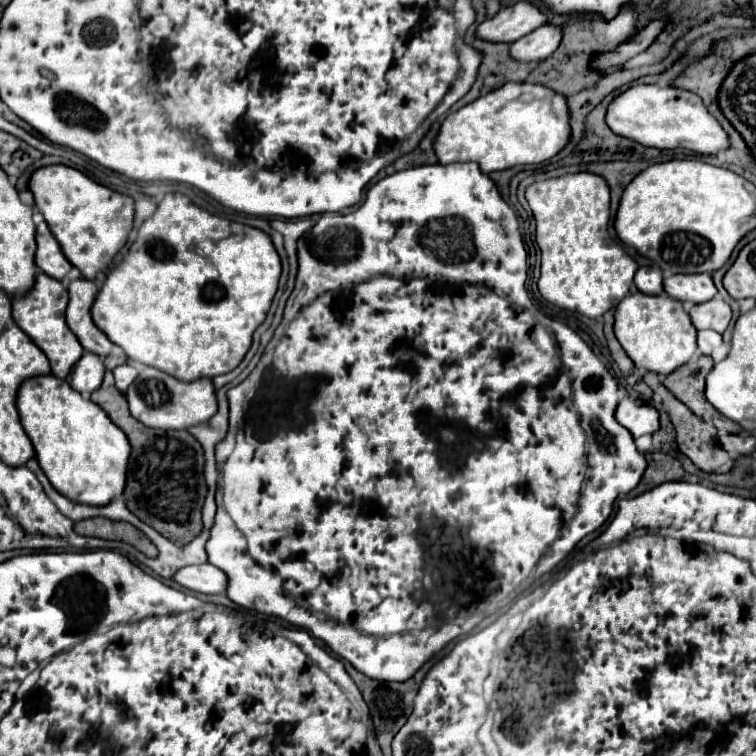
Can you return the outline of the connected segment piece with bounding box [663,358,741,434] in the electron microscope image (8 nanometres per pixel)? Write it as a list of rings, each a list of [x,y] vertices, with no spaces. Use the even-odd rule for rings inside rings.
[[[691,358],[689,362],[685,362],[683,366],[679,366],[675,372],[667,374],[663,378],[663,384],[675,394],[675,398],[679,398],[695,416],[699,416],[701,420],[713,424],[717,430],[725,430],[731,434],[741,432],[741,426],[727,420],[725,416],[721,416],[705,398],[703,390],[705,390],[705,376],[709,374],[709,370],[713,368],[713,360],[711,358]]]

